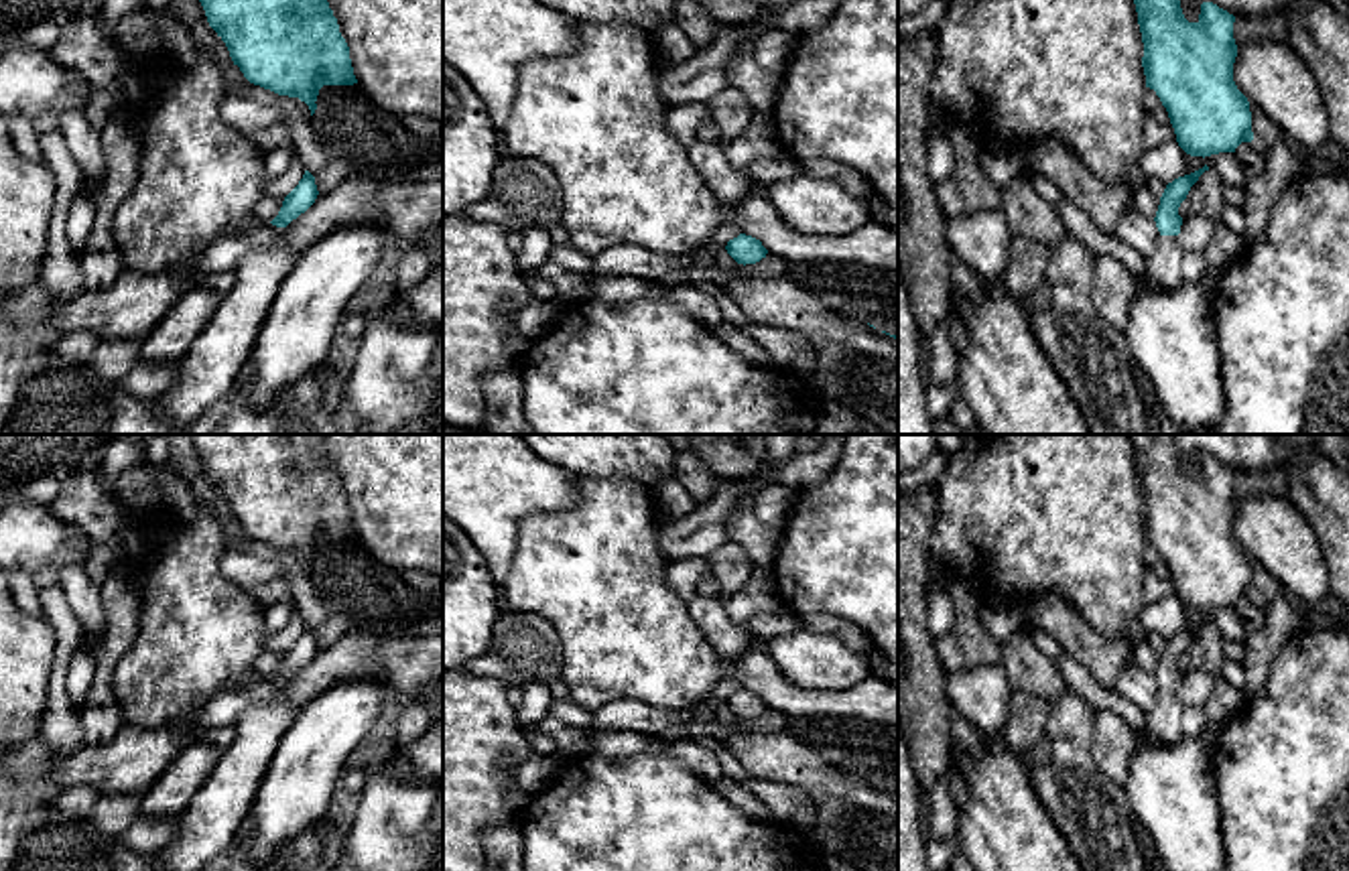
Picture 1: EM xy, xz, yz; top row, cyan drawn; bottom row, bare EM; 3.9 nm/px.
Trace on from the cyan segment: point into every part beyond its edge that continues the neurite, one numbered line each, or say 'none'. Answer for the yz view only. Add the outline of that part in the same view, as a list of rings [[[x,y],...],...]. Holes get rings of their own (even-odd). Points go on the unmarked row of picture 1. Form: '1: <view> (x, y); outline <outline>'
1: yz (1165, 721); outline [[[1160,690],[1152,711],[1146,715],[1146,735],[1154,743],[1172,745],[1184,737],[1182,729],[1184,705],[1178,690]]]

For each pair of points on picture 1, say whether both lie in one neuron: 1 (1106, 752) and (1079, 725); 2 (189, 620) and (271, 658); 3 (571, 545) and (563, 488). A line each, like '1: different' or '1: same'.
1: different
2: different
3: different

